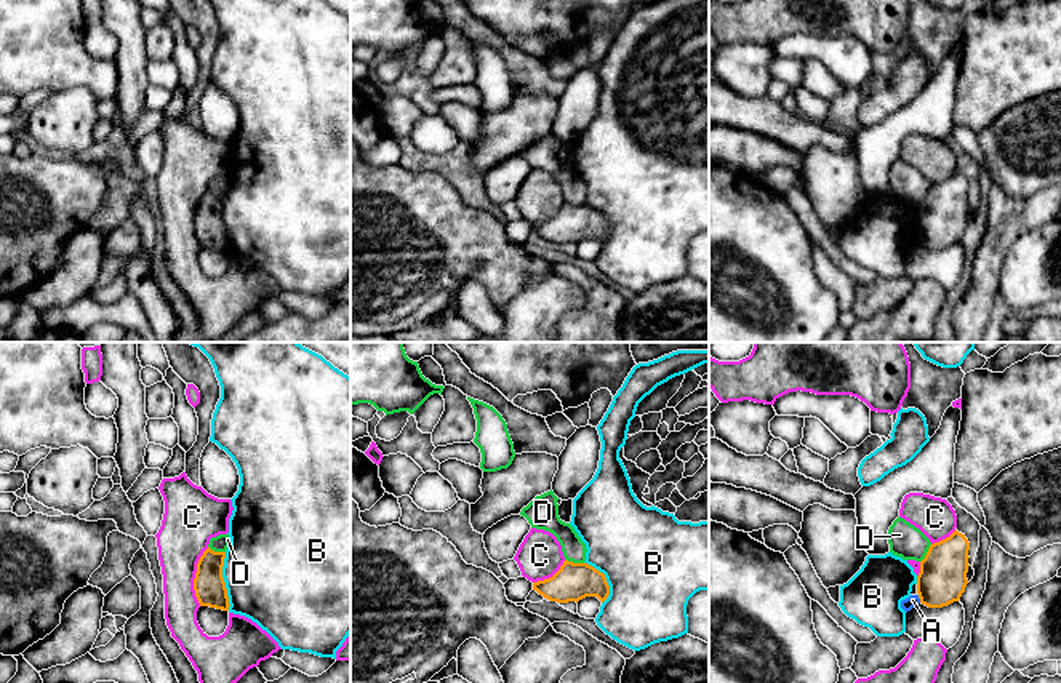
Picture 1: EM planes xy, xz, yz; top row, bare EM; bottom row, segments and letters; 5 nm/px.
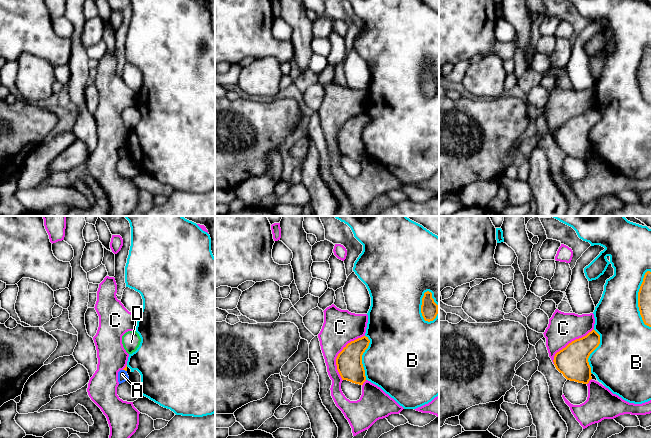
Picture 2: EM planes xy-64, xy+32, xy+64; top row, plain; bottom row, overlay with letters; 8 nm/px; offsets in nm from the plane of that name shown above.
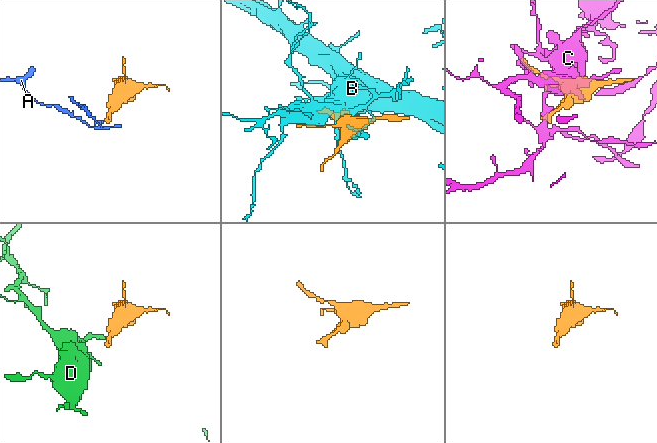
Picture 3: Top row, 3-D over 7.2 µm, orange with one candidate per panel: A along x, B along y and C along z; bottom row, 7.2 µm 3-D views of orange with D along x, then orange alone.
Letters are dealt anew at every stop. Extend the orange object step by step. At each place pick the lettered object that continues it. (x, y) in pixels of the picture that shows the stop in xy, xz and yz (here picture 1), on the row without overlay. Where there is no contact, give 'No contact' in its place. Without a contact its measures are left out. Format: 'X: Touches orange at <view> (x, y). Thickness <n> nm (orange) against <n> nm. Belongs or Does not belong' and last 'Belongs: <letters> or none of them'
A: Touches orange at yz (919, 239). Thickness 240 nm (orange) against 60 nm. Does not belong
B: Touches orange at xy (223, 223). Thickness 160 nm (orange) against 480 nm. Does not belong
C: Touches orange at xy (196, 218). Thickness 160 nm (orange) against 260 nm. Does not belong
D: Touches orange at xz (575, 205). Thickness 190 nm (orange) against 120 nm. Does not belong
Belongs: none of them

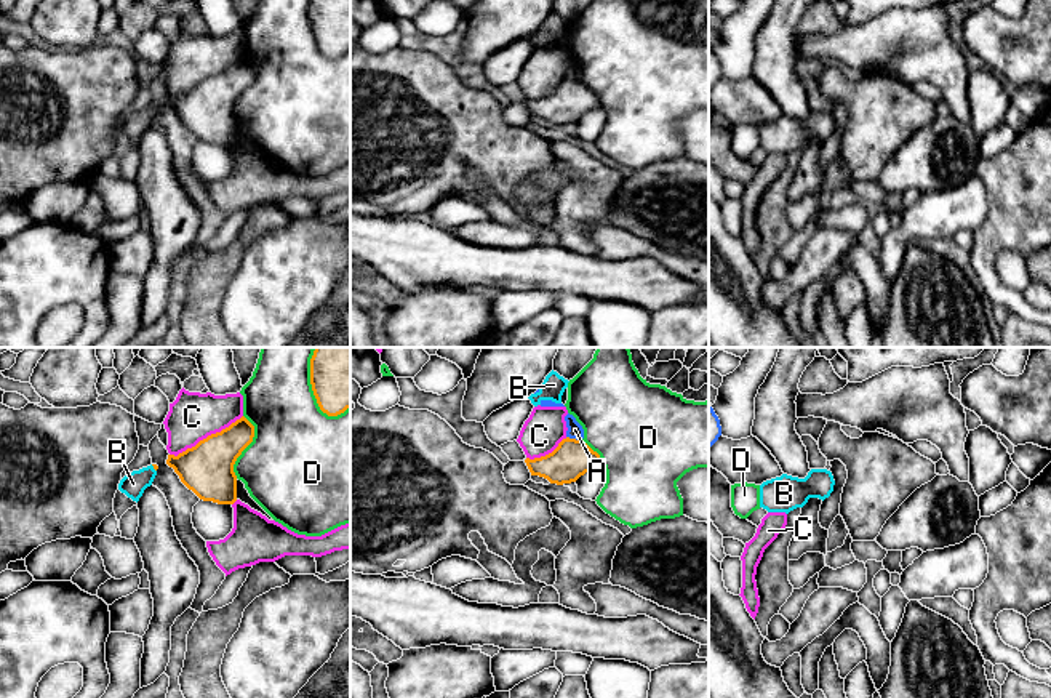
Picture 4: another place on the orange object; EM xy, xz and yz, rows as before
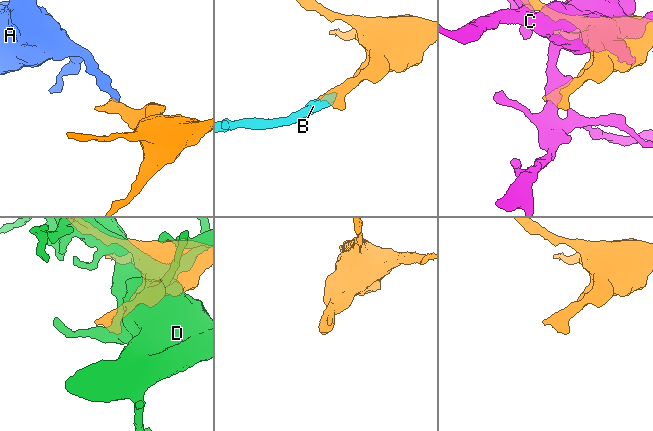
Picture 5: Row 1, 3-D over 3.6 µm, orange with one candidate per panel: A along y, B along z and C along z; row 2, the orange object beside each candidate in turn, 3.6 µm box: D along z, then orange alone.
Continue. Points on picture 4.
A: Touches orange at xz (575, 80). Thickness 190 nm (orange) against 80 nm. Does not belong
B: Touches orange at xy (154, 109). Thickness 20 nm (orange) against 120 nm. Belongs
C: Touches orange at xy (207, 79). Thickness 260 nm (orange) against 240 nm. Does not belong
D: Touches orange at xy (314, 36). Thickness 260 nm (orange) against 400 nm. Does not belong
Belongs: B

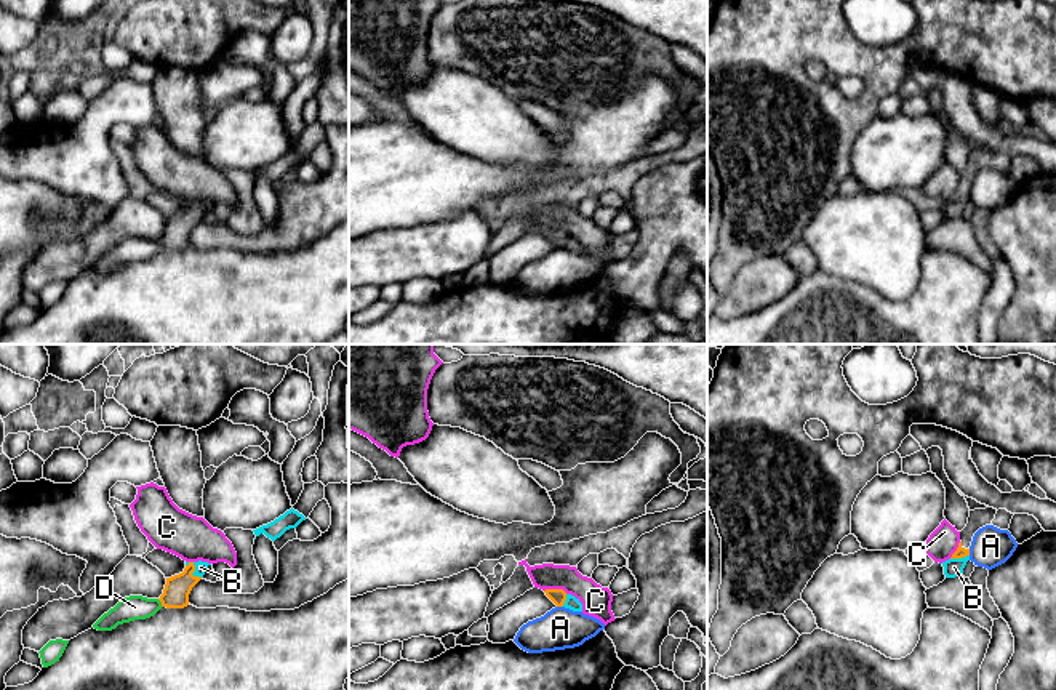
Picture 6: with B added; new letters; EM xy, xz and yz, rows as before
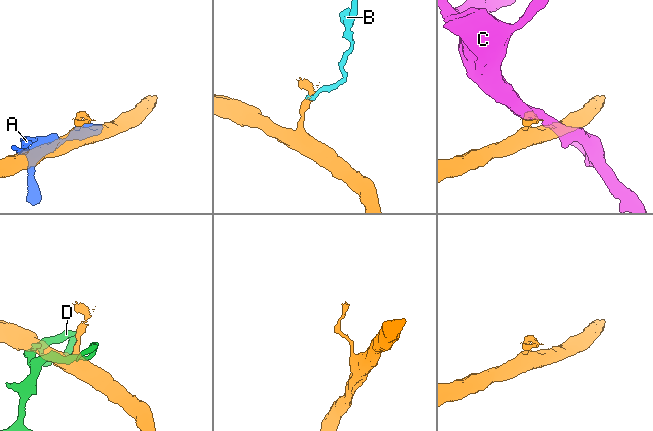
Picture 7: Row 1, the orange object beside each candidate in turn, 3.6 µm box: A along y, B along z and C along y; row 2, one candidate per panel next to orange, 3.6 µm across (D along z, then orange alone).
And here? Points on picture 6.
A: Touches orange at xz (560, 247). Thickness 80 nm (orange) against 200 nm. Does not belong
B: Touches orange at xy (194, 212). Thickness 130 nm (orange) against 60 nm. Belongs
C: Touches orange at xz (556, 231). Thickness 80 nm (orange) against 150 nm. Does not belong
D: Touches orange at xy (160, 242). Thickness 130 nm (orange) against 130 nm. Does not belong
Belongs: B

